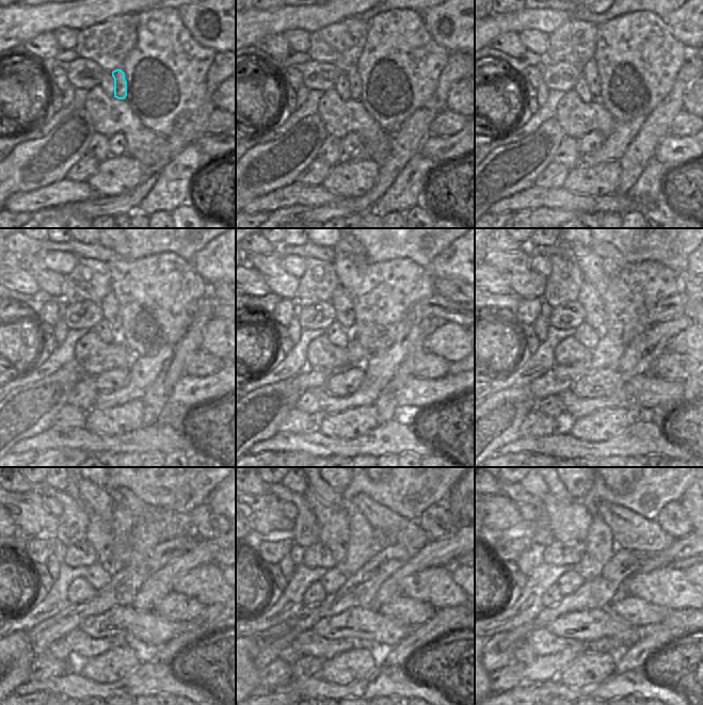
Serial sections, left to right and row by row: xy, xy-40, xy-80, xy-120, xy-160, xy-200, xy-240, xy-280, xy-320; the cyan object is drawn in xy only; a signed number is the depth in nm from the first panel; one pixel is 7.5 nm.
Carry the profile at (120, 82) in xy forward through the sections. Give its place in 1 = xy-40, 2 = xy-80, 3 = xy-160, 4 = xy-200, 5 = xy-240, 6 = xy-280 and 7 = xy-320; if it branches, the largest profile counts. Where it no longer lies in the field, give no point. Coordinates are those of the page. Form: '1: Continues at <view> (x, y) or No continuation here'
1: Continues at xy-40 (354, 82)
2: Continues at xy-80 (589, 73)
3: Continues at xy-160 (346, 302)
4: Continues at xy-200 (581, 302)
5: Continues at xy-240 (98, 535)
6: Continues at xy-280 (333, 524)
7: Continues at xy-320 (569, 522).

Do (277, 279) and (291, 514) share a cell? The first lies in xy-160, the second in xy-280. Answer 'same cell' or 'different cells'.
different cells

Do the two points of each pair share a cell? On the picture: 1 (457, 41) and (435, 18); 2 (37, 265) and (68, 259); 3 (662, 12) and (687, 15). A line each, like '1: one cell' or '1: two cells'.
1: one cell
2: two cells
3: two cells

